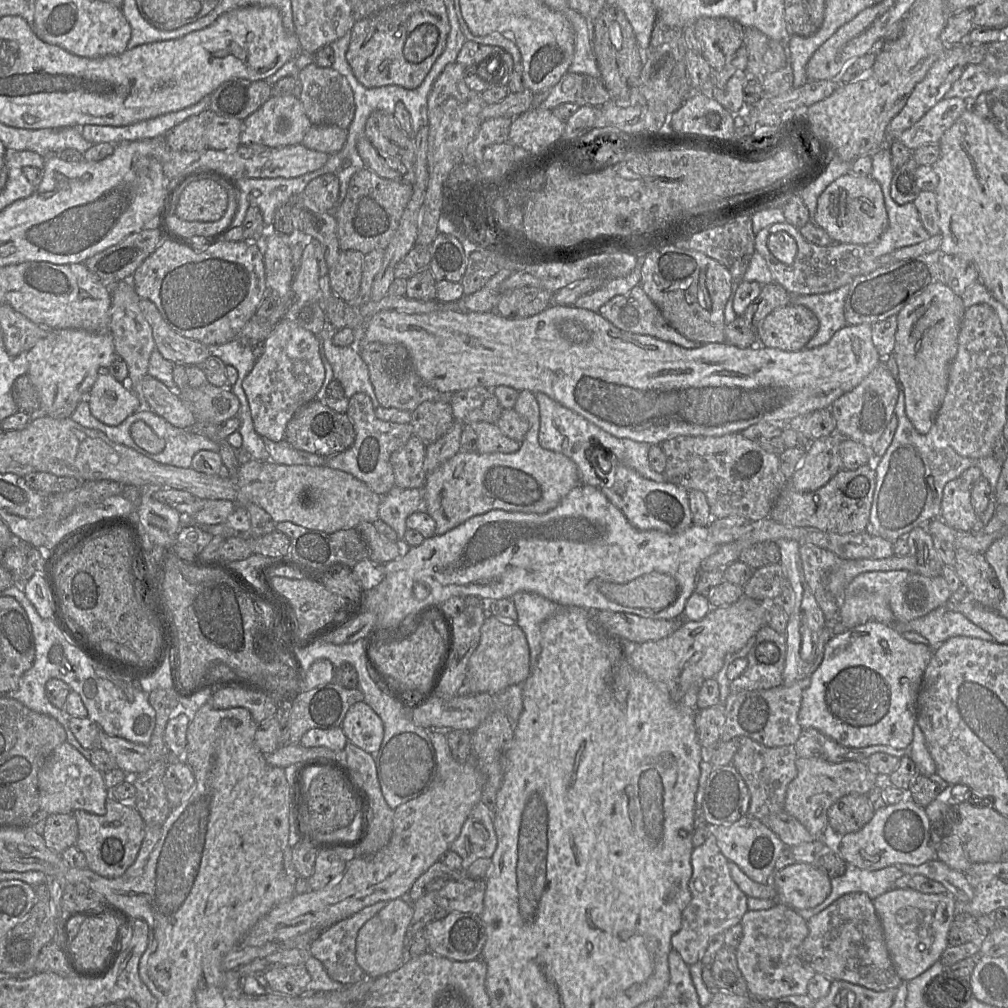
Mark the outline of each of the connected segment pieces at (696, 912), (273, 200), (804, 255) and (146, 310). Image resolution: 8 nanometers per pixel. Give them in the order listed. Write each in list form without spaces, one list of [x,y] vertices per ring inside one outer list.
[[[711,828],[711,833],[708,835],[708,837],[706,838],[705,842],[701,846],[693,848],[693,851],[692,851],[692,854],[691,854],[692,874],[691,874],[691,878],[690,878],[689,883],[688,883],[689,890],[690,890],[690,893],[691,893],[691,899],[690,899],[688,905],[682,911],[681,928],[680,928],[680,930],[678,932],[676,932],[671,937],[672,949],[679,953],[679,955],[681,956],[681,958],[683,959],[683,961],[687,965],[691,965],[691,964],[694,964],[694,963],[700,961],[700,958],[701,958],[702,954],[705,952],[705,950],[706,950],[706,948],[708,946],[709,940],[713,936],[718,935],[718,934],[723,934],[730,927],[735,926],[736,924],[739,924],[740,921],[741,921],[742,916],[748,910],[748,908],[747,908],[747,896],[739,889],[737,884],[733,881],[733,879],[731,877],[731,874],[730,874],[730,869],[729,869],[727,863],[728,863],[728,860],[721,853],[719,847],[717,846],[716,838],[712,834],[712,828]]]
[[[313,171],[296,178],[244,178],[237,181],[239,193],[247,195],[250,206],[258,207],[266,226],[273,224],[274,213],[282,205],[290,202],[292,196],[302,193],[307,184],[322,175],[322,171]]]
[[[776,223],[762,229],[755,235],[755,251],[766,261],[773,281],[785,288],[791,295],[823,294],[842,286],[850,285],[859,276],[867,275],[876,269],[895,262],[929,254],[940,250],[940,234],[927,240],[897,249],[882,256],[866,252],[865,246],[833,243],[821,247],[808,242],[799,229],[789,223]]]
[[[139,296],[139,307],[151,326],[156,349],[174,365],[199,365],[211,353],[207,345],[184,337],[172,330],[162,318],[157,307]]]

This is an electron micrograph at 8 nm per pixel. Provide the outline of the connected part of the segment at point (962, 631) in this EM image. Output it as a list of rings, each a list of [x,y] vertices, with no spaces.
[[[946,606],[931,611],[929,614],[909,621],[897,623],[899,632],[913,631],[926,638],[932,650],[938,648],[943,642],[954,636],[968,636],[986,641],[993,641],[993,637],[963,614],[948,609]]]

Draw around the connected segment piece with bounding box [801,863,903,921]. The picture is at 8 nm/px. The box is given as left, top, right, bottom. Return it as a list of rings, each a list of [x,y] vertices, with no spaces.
[[[846,863],[842,876],[830,879],[831,891],[818,906],[801,912],[806,921],[820,913],[839,897],[852,892],[866,893],[871,900],[894,889],[895,881],[903,875],[898,866],[892,865],[878,870],[865,870]]]

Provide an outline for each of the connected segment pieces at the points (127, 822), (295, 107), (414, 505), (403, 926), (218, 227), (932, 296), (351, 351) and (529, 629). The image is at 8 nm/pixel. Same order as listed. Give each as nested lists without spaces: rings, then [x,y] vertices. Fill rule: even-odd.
[[[109,796],[106,810],[105,815],[84,810],[72,813],[79,831],[75,846],[85,855],[90,870],[105,878],[114,879],[123,876],[135,862],[145,837],[146,825],[133,803],[120,803]]]
[[[291,95],[271,96],[258,110],[243,121],[240,135],[241,145],[264,145],[268,147],[284,147],[298,145],[312,123],[305,113],[301,100]]]
[[[394,486],[383,495],[379,504],[379,518],[397,533],[397,541],[404,541],[406,519],[414,512],[425,512],[422,488]]]
[[[402,898],[387,905],[369,919],[359,930],[356,940],[356,962],[367,978],[377,978],[398,969],[407,959],[406,934],[413,918],[411,902]]]
[[[169,212],[166,215],[165,230],[182,238],[207,238],[216,235],[227,225],[227,218],[222,217],[215,222],[185,221],[176,214]]]
[[[936,282],[906,304],[895,316],[897,330],[892,355],[904,388],[905,411],[914,428],[927,434],[947,392],[949,371],[957,354],[958,334],[965,312],[961,297]]]
[[[326,320],[323,331],[319,334],[334,380],[341,383],[345,397],[350,398],[356,393],[364,393],[371,399],[373,408],[376,409],[380,404],[370,381],[368,367],[353,345],[338,347],[333,344],[332,337],[335,331],[338,330]]]
[[[518,592],[511,597],[517,611],[516,624],[524,632],[530,649],[530,672],[541,652],[541,626],[563,606],[534,593]]]

